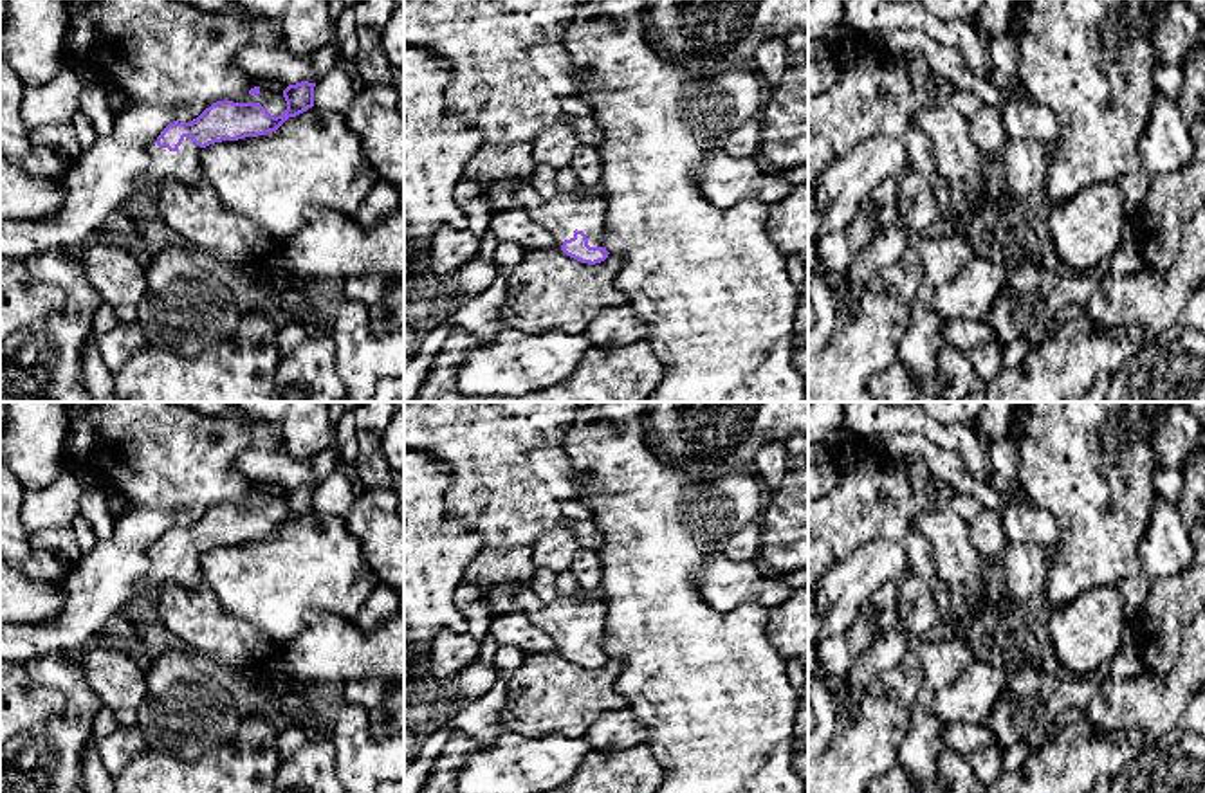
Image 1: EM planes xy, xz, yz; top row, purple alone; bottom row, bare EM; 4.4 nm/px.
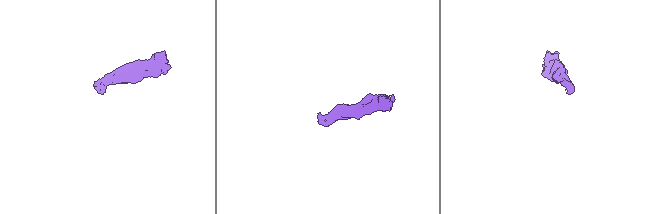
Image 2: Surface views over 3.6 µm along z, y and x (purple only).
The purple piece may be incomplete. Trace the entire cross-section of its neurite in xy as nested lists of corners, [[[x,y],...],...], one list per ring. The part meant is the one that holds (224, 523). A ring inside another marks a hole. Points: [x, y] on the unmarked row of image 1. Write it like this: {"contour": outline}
{"contour": [[[308,485],[289,488],[283,494],[287,514],[276,521],[260,506],[216,505],[191,526],[173,524],[146,550],[150,568],[133,584],[132,600],[152,600],[164,584],[198,586],[206,550],[276,535],[289,521],[314,510],[314,490]]]}

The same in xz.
{"contour": [[[511,582],[485,593],[492,615],[523,613],[530,624],[556,640],[556,649],[581,667],[601,667],[608,661],[604,651],[606,615],[604,600],[579,595],[559,595],[543,602],[532,582]]]}

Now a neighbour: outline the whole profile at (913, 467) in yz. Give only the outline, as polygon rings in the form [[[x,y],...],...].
[[[902,456],[893,460],[895,467],[909,479],[909,487],[916,496],[927,490],[931,472],[920,456]]]

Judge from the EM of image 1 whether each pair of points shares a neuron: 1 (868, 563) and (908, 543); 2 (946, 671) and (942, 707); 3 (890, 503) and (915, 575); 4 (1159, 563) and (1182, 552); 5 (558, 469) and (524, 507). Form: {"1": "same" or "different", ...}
{"1": "different", "2": "different", "3": "same", "4": "same", "5": "different"}

